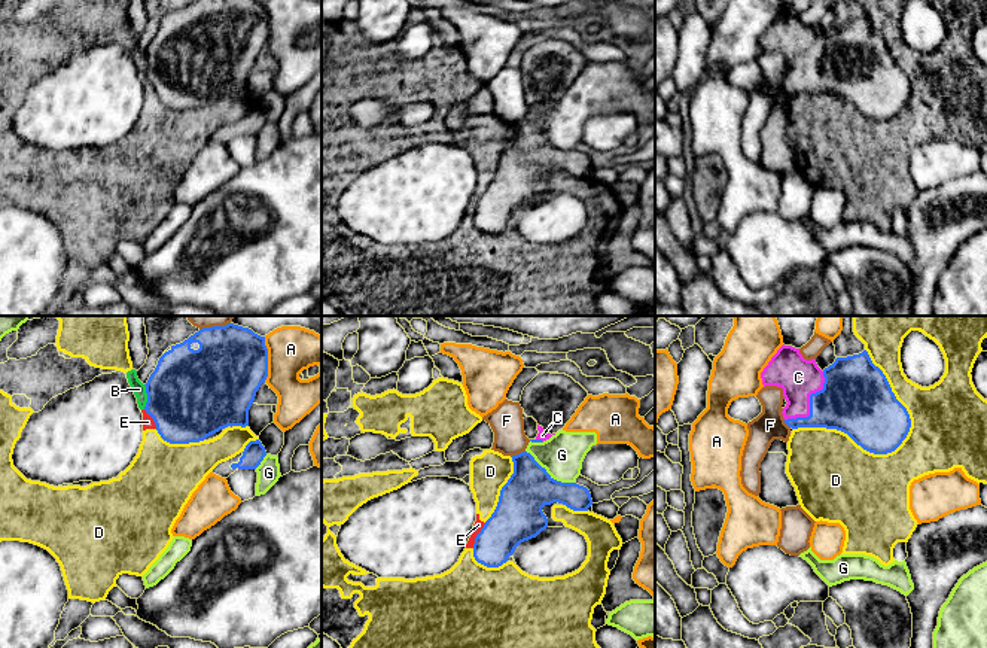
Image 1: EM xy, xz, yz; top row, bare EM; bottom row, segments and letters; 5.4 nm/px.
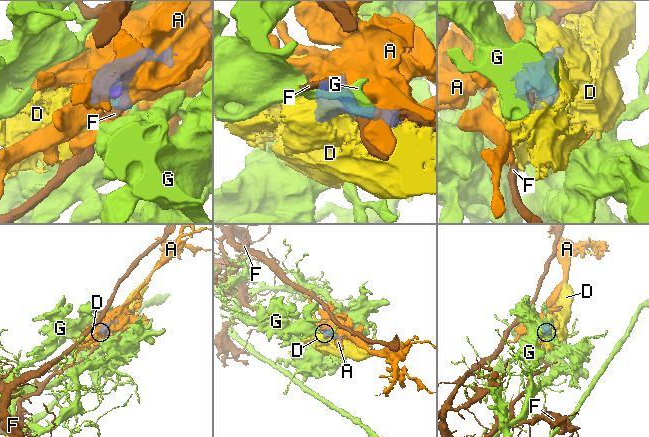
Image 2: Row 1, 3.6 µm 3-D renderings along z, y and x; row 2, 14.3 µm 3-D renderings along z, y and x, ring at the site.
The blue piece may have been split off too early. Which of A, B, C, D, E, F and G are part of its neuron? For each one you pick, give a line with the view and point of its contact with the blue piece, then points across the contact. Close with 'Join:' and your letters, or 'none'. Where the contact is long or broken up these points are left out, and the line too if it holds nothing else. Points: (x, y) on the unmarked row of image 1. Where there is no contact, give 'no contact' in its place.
C: yz (810, 69)
Join: C

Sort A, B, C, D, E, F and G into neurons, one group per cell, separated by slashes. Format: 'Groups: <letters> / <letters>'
Groups: A / B D E / C / F / G

